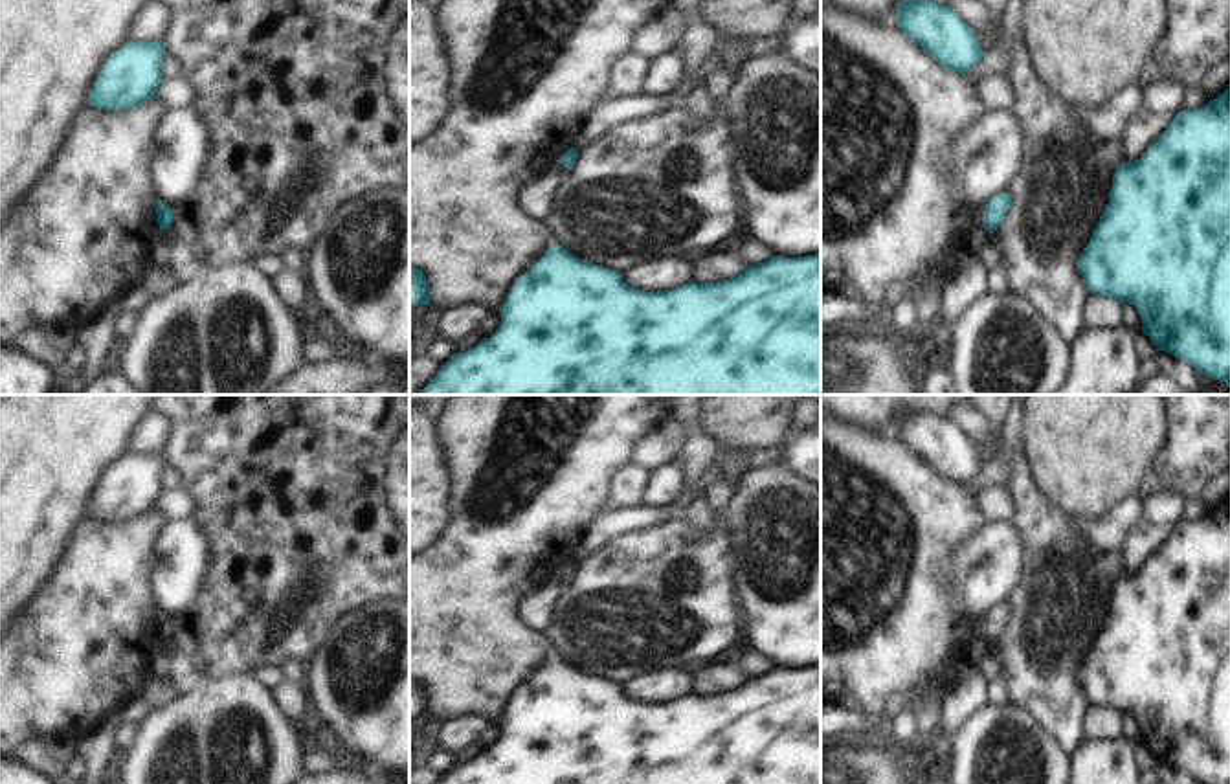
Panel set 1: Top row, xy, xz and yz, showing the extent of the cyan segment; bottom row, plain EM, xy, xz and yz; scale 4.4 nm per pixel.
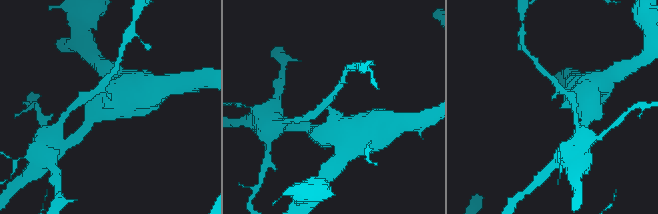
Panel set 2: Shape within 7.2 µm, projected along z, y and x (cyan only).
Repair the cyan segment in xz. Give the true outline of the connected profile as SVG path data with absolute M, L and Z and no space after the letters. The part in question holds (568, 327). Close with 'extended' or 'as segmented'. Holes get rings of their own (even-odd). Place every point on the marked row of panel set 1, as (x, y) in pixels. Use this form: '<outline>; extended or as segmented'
M554 244L518 277L499 318L492 338L453 354L417 395L821 395L821 253L773 255L731 279L644 292Z; as segmented

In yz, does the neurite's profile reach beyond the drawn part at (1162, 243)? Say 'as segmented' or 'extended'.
as segmented

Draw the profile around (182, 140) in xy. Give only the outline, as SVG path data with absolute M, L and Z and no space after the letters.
M193 108L169 110L156 130L156 200L180 209L193 195L211 154L211 134Z

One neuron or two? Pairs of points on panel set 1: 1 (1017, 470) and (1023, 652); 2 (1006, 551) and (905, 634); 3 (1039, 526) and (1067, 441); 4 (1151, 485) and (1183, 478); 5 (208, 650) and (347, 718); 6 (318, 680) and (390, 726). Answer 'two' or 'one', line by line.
1: one
2: two
3: two
4: two
5: two
6: one

